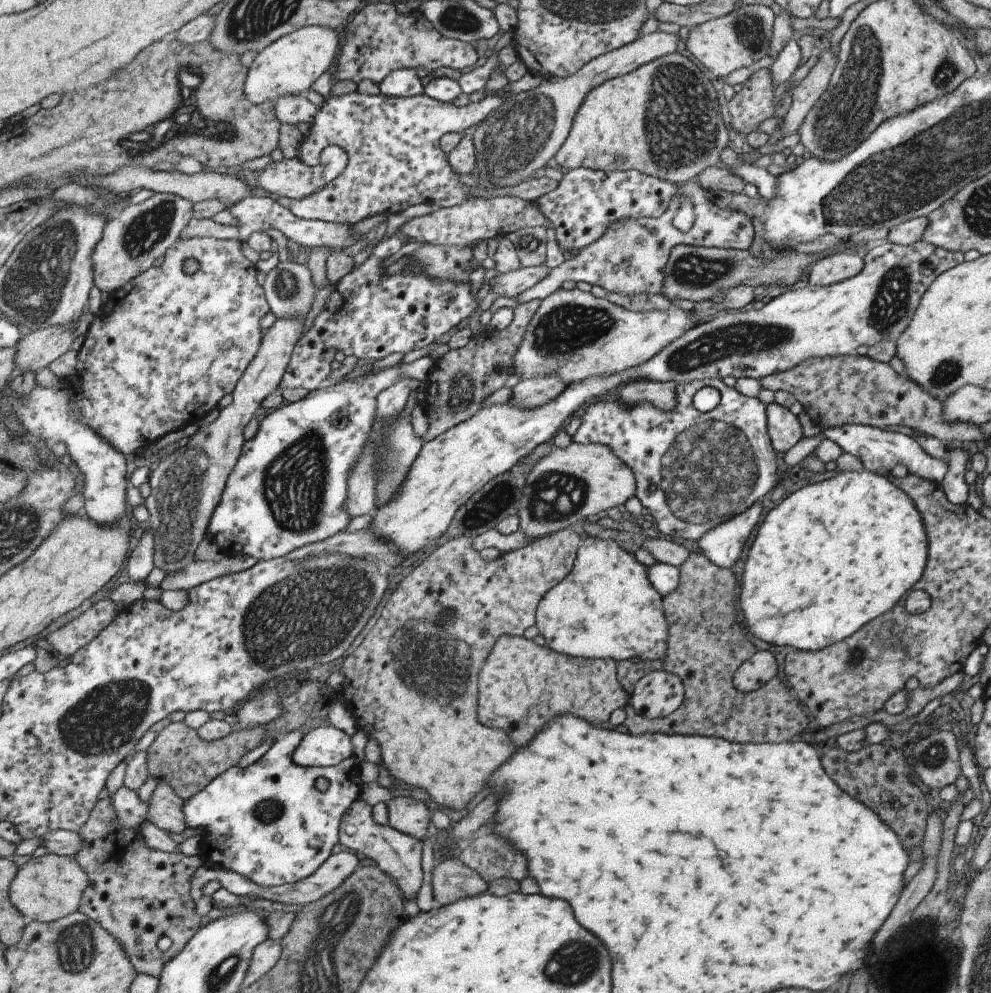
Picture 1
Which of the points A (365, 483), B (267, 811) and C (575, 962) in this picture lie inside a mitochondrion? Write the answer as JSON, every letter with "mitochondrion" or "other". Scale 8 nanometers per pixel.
{"A":"mitochondrion","B":"mitochondrion","C":"mitochondrion"}

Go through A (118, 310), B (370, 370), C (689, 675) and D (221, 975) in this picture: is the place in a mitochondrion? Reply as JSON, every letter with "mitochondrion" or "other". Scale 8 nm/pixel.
{"A":"other","B":"other","C":"other","D":"mitochondrion"}

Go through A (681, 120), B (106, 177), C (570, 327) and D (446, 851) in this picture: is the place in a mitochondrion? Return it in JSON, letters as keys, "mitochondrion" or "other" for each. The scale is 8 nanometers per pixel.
{"A":"mitochondrion","B":"other","C":"mitochondrion","D":"other"}

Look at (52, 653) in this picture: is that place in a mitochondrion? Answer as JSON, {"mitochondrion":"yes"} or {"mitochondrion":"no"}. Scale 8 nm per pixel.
{"mitochondrion":"no"}

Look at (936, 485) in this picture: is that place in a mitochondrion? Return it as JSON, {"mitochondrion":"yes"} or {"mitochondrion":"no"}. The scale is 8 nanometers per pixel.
{"mitochondrion":"no"}

